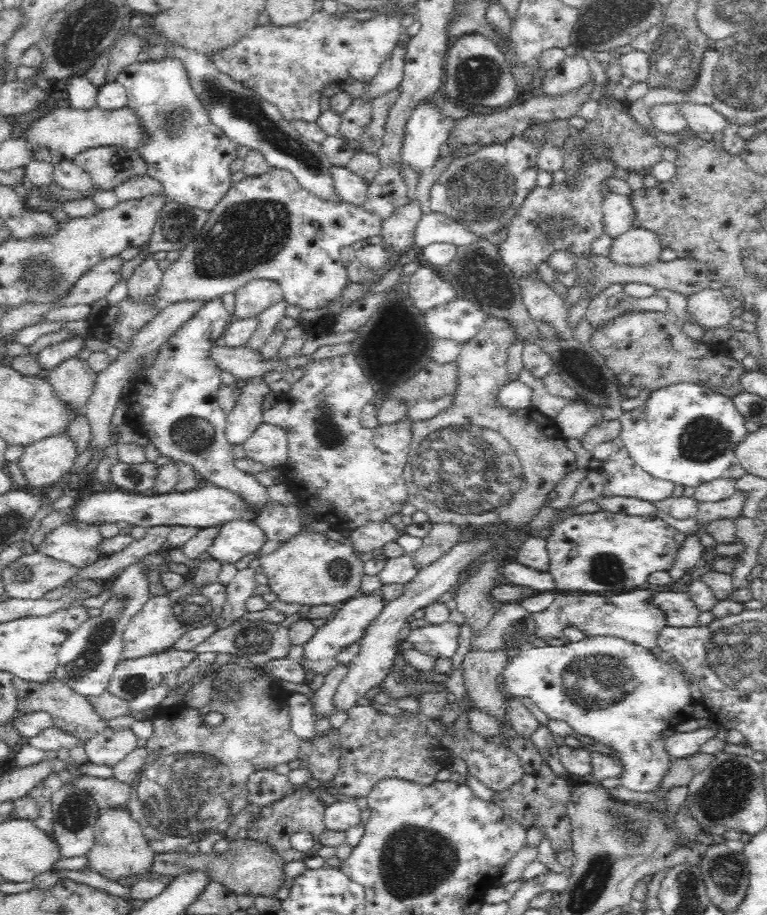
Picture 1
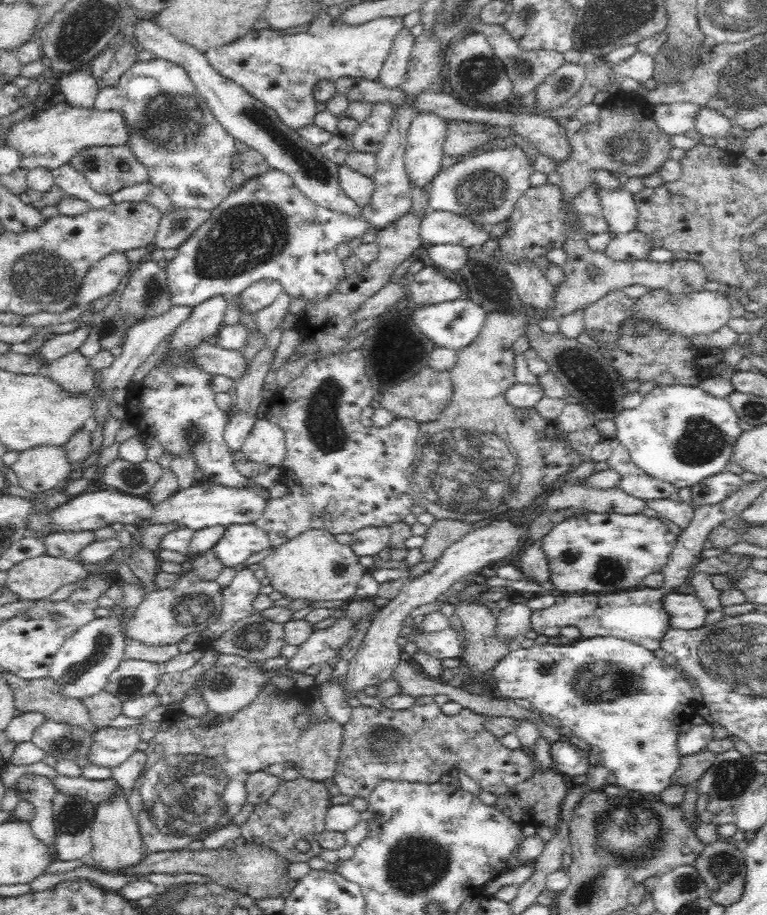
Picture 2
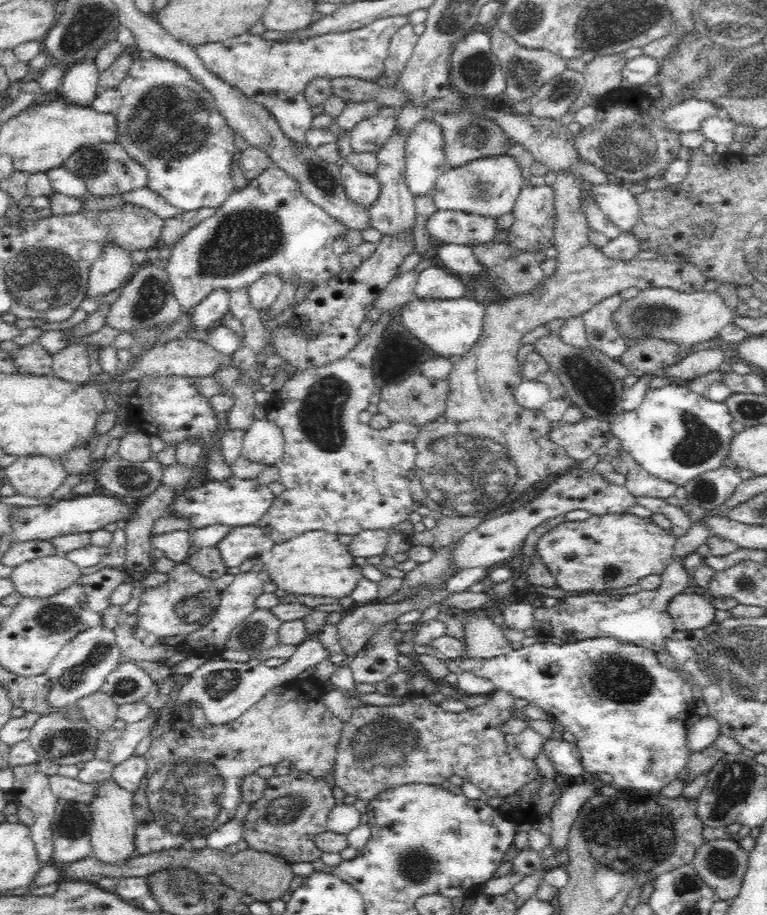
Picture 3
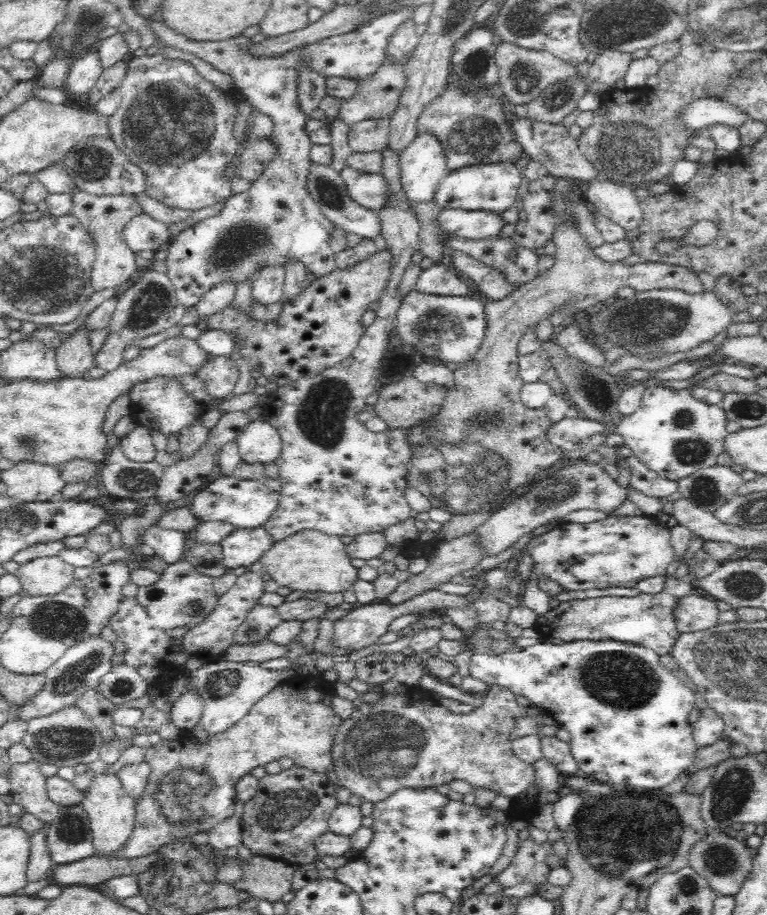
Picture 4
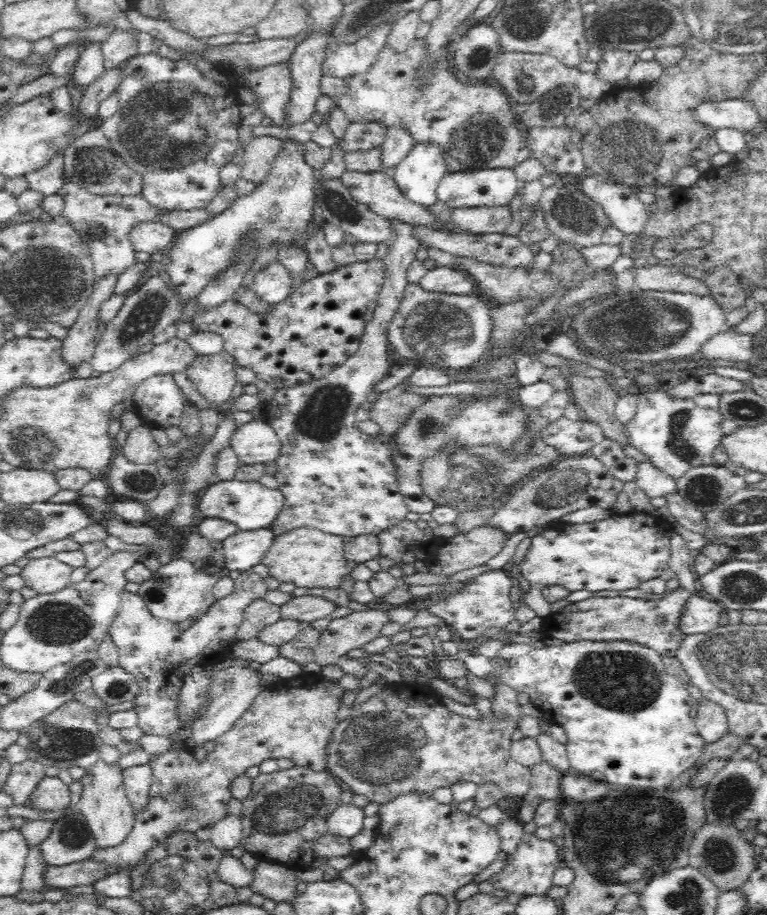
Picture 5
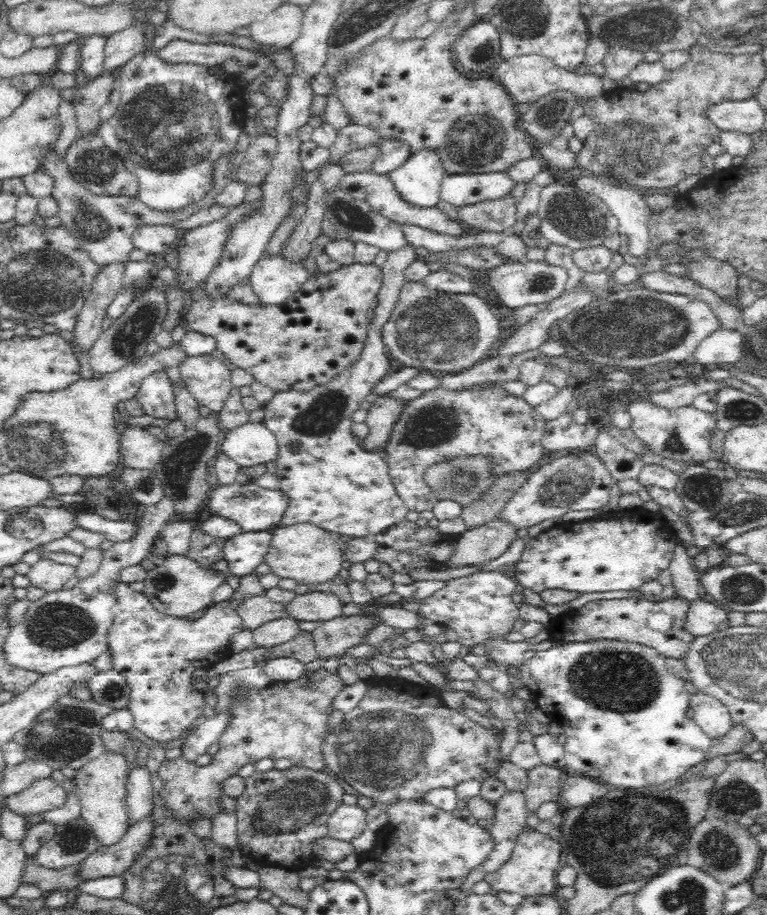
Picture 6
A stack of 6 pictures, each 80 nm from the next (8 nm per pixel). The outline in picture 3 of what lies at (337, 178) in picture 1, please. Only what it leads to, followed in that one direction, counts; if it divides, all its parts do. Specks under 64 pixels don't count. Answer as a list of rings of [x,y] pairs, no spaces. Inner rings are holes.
[[[348,162],[339,166],[341,178],[345,187],[346,195],[357,204],[367,210],[376,204],[380,196],[380,181],[375,175],[361,174],[355,170]]]

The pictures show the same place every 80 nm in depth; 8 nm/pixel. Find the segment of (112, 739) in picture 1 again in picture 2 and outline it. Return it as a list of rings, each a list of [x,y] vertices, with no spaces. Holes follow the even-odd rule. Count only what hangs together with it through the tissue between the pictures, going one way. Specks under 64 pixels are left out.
[[[140,723],[126,728],[107,727],[98,729],[93,734],[93,743],[89,750],[87,760],[98,766],[116,768],[134,754],[141,738]]]

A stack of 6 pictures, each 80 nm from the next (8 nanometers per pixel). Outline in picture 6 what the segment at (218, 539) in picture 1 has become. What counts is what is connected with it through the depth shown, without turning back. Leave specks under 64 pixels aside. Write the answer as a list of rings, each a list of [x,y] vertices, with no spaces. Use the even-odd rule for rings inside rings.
[[[272,531],[242,532],[226,540],[223,558],[232,574],[243,577],[255,572],[265,562],[272,538]]]

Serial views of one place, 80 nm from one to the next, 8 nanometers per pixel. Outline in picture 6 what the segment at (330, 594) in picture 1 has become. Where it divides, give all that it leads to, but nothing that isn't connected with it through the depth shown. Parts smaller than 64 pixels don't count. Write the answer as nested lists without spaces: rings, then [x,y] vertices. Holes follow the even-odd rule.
[[[298,522],[272,530],[272,538],[265,562],[279,578],[294,578],[300,584],[328,582],[342,570],[344,560],[340,535],[318,528],[315,524]]]

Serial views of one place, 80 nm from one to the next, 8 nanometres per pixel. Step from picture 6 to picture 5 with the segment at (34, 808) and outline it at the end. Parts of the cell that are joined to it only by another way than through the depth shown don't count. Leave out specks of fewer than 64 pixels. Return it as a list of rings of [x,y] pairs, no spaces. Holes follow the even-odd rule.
[[[45,777],[34,790],[31,806],[40,810],[61,810],[70,804],[69,787],[60,778]]]

